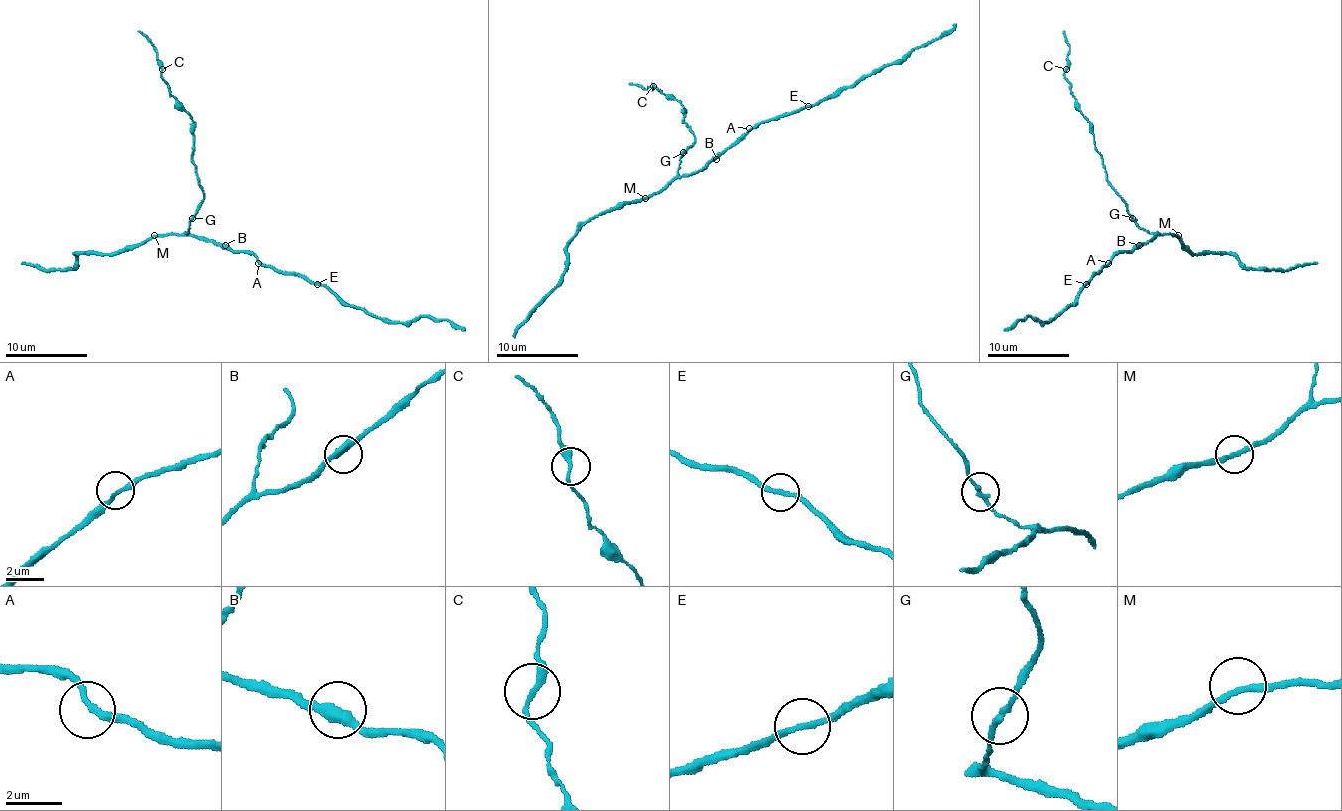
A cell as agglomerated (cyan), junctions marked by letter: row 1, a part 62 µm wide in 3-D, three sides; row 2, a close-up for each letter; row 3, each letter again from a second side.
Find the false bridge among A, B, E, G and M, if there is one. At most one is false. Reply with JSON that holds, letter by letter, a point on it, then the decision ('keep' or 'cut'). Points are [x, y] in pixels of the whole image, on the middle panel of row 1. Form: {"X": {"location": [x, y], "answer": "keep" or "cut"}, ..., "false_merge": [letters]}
{"A": {"location": [749, 128], "answer": "keep"}, "B": {"location": [716, 159], "answer": "keep"}, "E": {"location": [808, 106], "answer": "keep"}, "G": {"location": [683, 152], "answer": "keep"}, "M": {"location": [645, 198], "answer": "keep"}, "false_merge": []}

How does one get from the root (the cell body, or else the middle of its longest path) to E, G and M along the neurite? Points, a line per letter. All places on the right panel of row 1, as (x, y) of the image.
E: (1135, 247), (1131, 251), (1119, 251), (1086, 284)
G: (1135, 247), (1155, 235), (1143, 231), (1133, 218)
M: (1135, 247), (1155, 235), (1178, 235)

